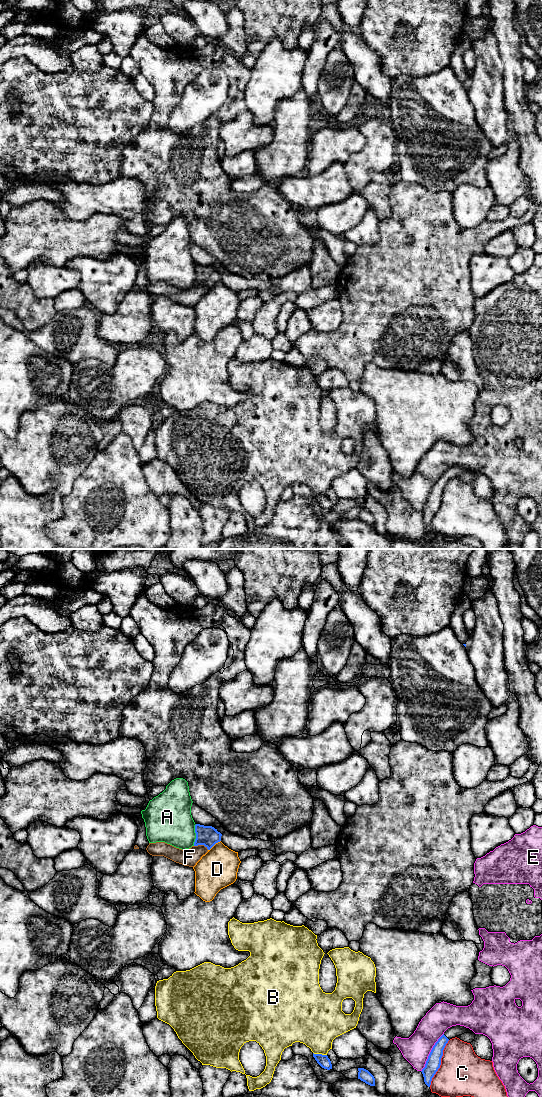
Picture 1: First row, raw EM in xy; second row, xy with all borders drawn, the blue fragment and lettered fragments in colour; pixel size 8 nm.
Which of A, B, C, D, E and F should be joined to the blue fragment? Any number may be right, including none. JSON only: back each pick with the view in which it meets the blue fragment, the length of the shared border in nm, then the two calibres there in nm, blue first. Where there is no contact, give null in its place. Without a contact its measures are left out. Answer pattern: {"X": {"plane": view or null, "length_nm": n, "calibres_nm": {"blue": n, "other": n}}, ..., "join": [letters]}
{"F": {"plane": "xy", "length_nm": 120, "calibres_nm": {"blue": 160, "other": 140}}, "join": ["F"]}

